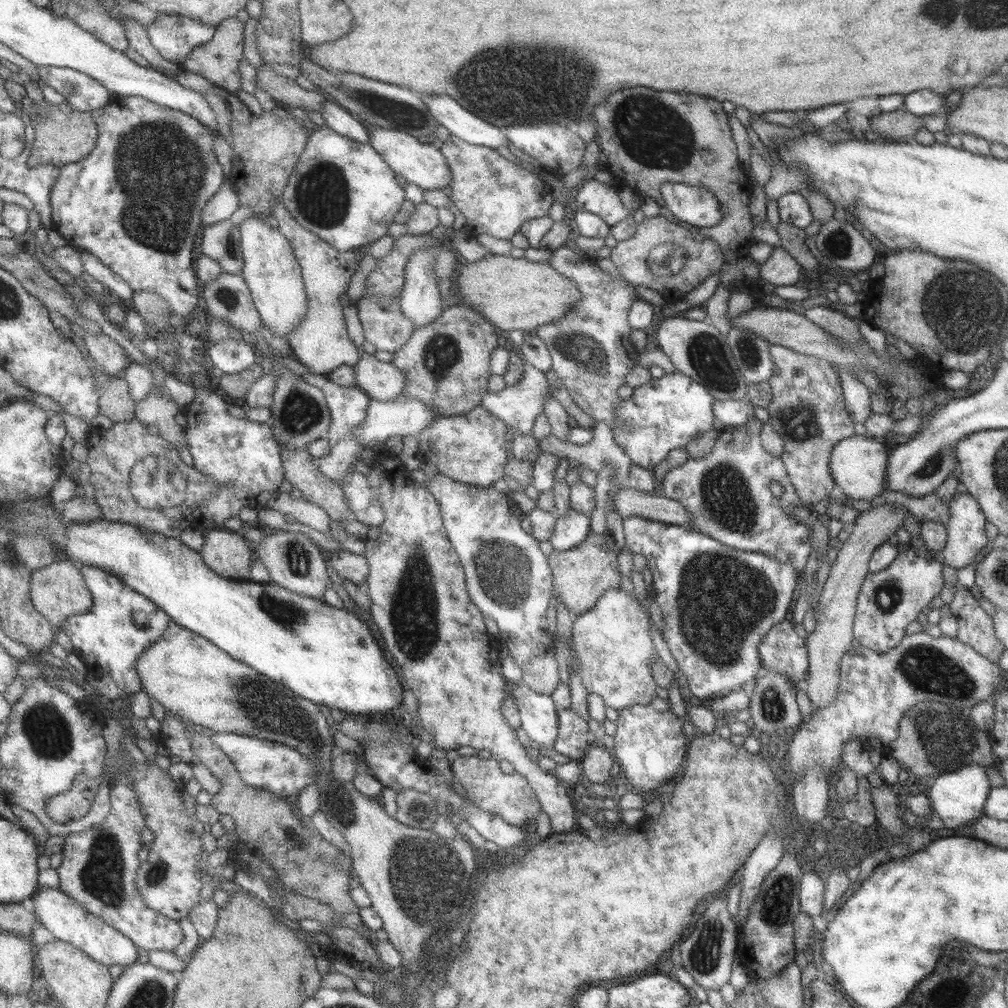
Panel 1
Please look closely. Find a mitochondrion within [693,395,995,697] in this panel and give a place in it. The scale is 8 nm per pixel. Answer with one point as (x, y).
(727, 502)

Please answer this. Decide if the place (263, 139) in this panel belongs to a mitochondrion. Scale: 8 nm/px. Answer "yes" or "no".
no

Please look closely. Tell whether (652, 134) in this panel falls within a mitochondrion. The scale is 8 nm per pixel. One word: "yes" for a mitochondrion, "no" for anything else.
yes

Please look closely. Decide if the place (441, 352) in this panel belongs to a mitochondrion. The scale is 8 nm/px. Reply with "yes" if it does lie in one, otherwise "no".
yes

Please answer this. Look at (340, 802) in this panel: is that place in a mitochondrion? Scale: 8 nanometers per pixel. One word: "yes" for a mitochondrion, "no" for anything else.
yes

